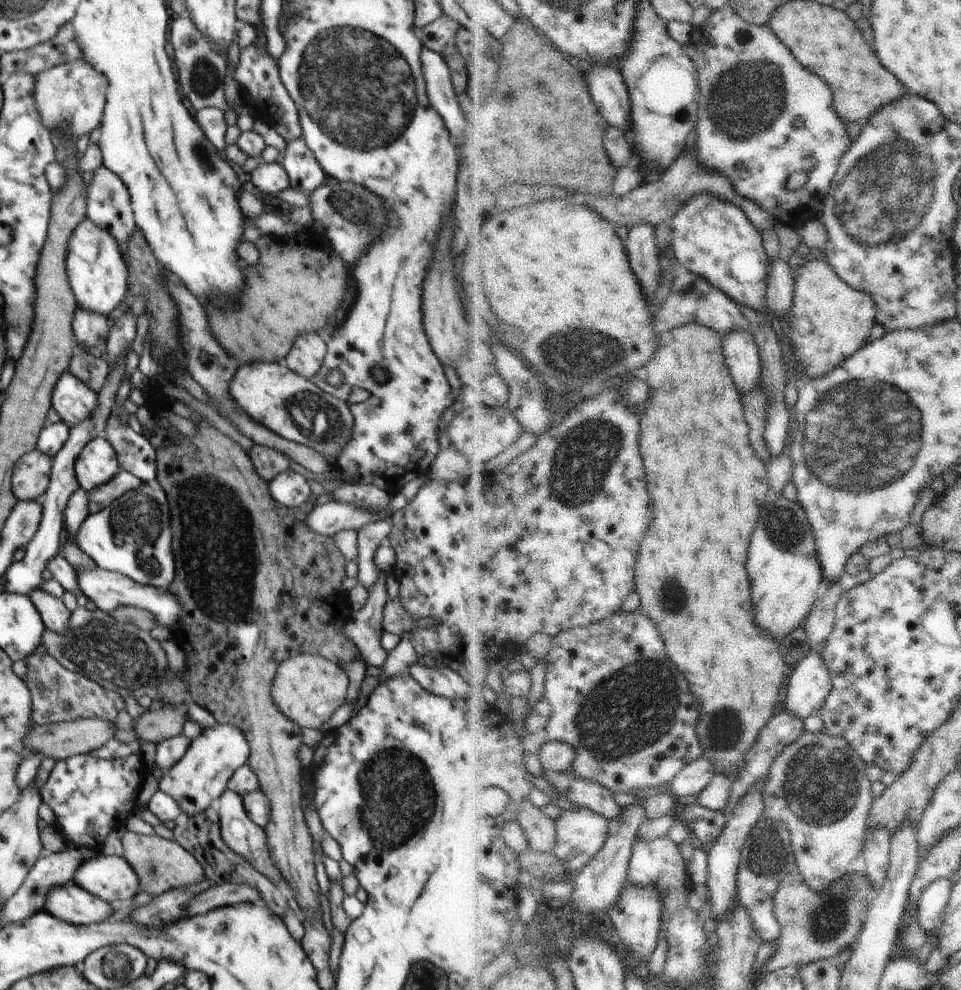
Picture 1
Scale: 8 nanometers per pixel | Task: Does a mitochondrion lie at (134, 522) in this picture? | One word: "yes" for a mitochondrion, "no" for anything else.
yes

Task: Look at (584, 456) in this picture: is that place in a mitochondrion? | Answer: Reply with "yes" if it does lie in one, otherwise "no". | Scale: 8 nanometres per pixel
yes

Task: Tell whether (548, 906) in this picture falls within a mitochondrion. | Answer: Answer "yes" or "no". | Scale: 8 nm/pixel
no

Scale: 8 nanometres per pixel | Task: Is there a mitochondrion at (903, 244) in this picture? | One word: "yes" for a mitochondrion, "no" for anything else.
yes

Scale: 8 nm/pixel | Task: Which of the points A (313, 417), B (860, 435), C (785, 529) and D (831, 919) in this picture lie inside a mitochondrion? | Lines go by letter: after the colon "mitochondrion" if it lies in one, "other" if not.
A: mitochondrion
B: mitochondrion
C: mitochondrion
D: mitochondrion

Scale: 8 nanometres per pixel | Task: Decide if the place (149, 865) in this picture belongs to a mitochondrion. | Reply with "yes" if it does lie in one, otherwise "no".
yes

